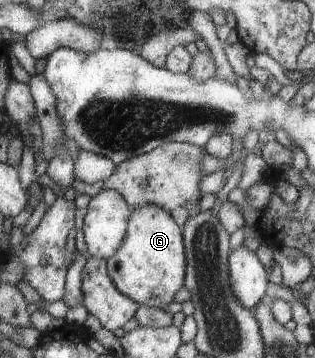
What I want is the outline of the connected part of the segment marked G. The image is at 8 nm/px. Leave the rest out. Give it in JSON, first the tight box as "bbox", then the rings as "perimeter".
{"bbox":[107,204,187,309],"perimeter":[[[148,204],[137,207],[129,219],[125,241],[117,253],[107,259],[110,279],[118,291],[139,303],[140,307],[163,309],[170,305],[185,284],[187,259],[184,259],[182,230],[165,209]]]}

